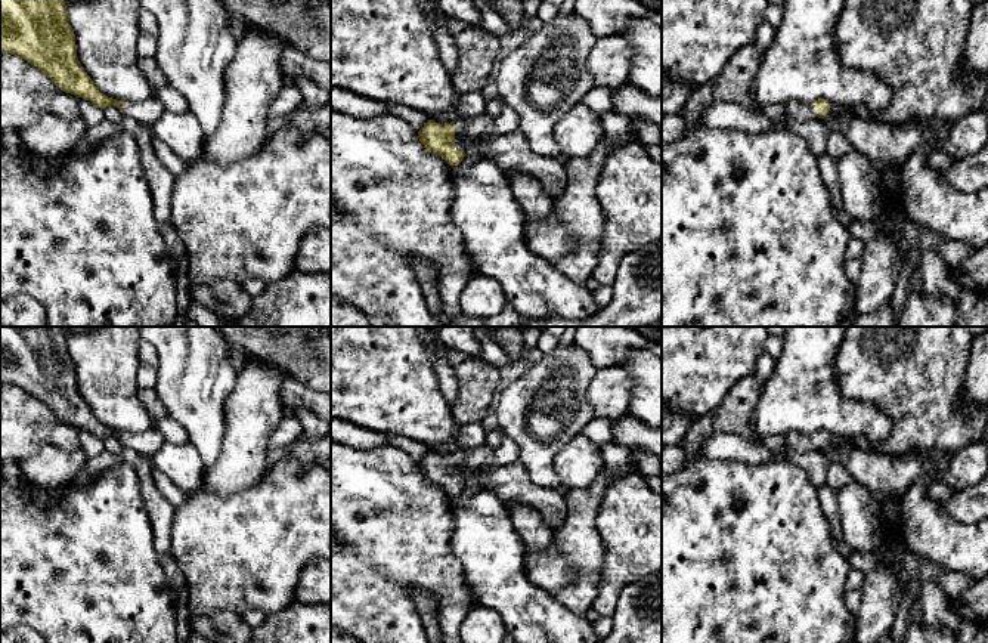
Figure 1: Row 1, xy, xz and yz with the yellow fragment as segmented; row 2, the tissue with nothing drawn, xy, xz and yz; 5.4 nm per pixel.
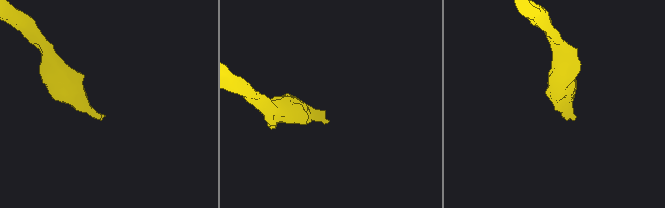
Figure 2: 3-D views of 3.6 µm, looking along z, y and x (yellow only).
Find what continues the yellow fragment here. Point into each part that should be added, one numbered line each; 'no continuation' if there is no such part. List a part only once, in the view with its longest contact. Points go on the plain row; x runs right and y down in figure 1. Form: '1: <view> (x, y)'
1: xz (510, 481)

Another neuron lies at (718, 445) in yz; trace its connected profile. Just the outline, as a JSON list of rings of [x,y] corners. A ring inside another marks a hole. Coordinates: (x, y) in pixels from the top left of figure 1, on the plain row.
[[[712,433],[703,443],[703,455],[710,460],[738,460],[759,466],[778,460],[778,452],[759,442],[749,442],[733,433]]]

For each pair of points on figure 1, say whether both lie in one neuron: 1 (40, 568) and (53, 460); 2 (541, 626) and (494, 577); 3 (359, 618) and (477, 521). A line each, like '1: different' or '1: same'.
1: different
2: same
3: different

